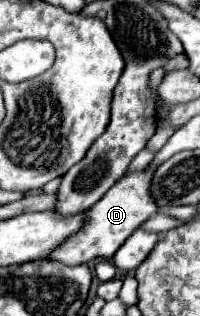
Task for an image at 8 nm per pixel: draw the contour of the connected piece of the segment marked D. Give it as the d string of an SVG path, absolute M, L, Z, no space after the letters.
M139 170L139 172L123 176L93 208L87 210L87 218L89 218L87 228L71 236L71 240L59 246L49 258L63 260L65 264L87 264L95 258L111 258L119 250L119 246L145 220L149 220L151 214L159 210L155 198L151 196L151 180L153 180L153 170Z

